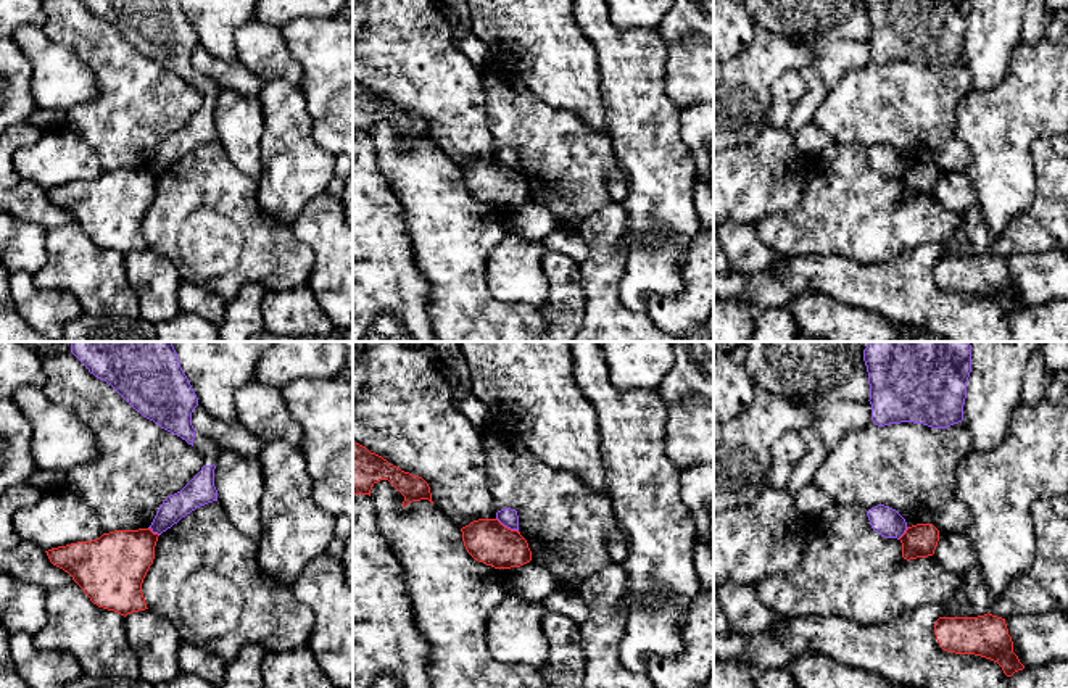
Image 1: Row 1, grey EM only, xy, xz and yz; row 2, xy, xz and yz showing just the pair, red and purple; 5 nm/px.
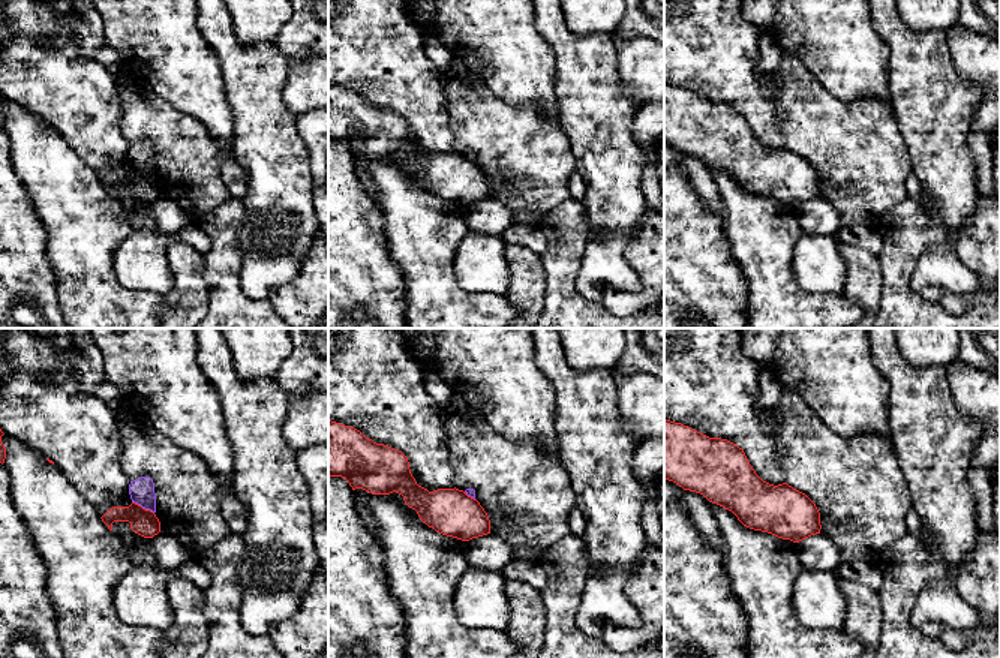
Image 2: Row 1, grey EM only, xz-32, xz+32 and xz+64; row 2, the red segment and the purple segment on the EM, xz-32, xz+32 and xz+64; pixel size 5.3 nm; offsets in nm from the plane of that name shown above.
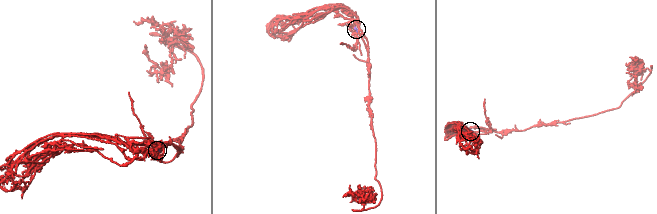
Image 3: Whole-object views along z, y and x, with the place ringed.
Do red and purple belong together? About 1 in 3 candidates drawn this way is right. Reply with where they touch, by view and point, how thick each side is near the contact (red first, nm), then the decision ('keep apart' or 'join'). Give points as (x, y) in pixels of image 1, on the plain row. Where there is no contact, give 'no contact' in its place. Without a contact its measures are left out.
xz (506, 166) | 220/90 nm | keep apart

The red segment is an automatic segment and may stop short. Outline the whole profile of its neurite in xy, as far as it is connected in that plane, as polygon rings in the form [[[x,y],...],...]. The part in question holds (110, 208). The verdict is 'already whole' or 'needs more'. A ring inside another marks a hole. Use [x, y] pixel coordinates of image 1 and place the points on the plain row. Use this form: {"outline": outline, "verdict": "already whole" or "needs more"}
{"outline": [[[151,168],[114,169],[92,180],[77,180],[45,192],[53,205],[72,216],[93,243],[126,256],[148,248],[142,222],[153,203],[158,176]]], "verdict": "already whole"}

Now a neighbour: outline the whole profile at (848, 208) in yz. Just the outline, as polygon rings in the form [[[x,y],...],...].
[[[849,143],[826,145],[810,164],[802,198],[797,208],[760,218],[755,224],[759,238],[783,256],[793,255],[841,255],[863,264],[884,263],[921,245],[944,243],[962,227],[962,216],[942,206],[934,195],[904,198],[902,182],[884,177],[870,164],[867,148]]]

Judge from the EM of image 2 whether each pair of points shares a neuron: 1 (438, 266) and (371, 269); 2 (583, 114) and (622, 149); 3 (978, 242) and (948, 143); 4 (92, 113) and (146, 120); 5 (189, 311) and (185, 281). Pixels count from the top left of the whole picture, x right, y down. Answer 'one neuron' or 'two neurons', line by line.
1: two neurons
2: one neuron
3: two neurons
4: two neurons
5: one neuron

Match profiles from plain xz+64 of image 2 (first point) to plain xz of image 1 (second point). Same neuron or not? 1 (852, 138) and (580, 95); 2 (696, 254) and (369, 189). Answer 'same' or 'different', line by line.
1: different
2: same

